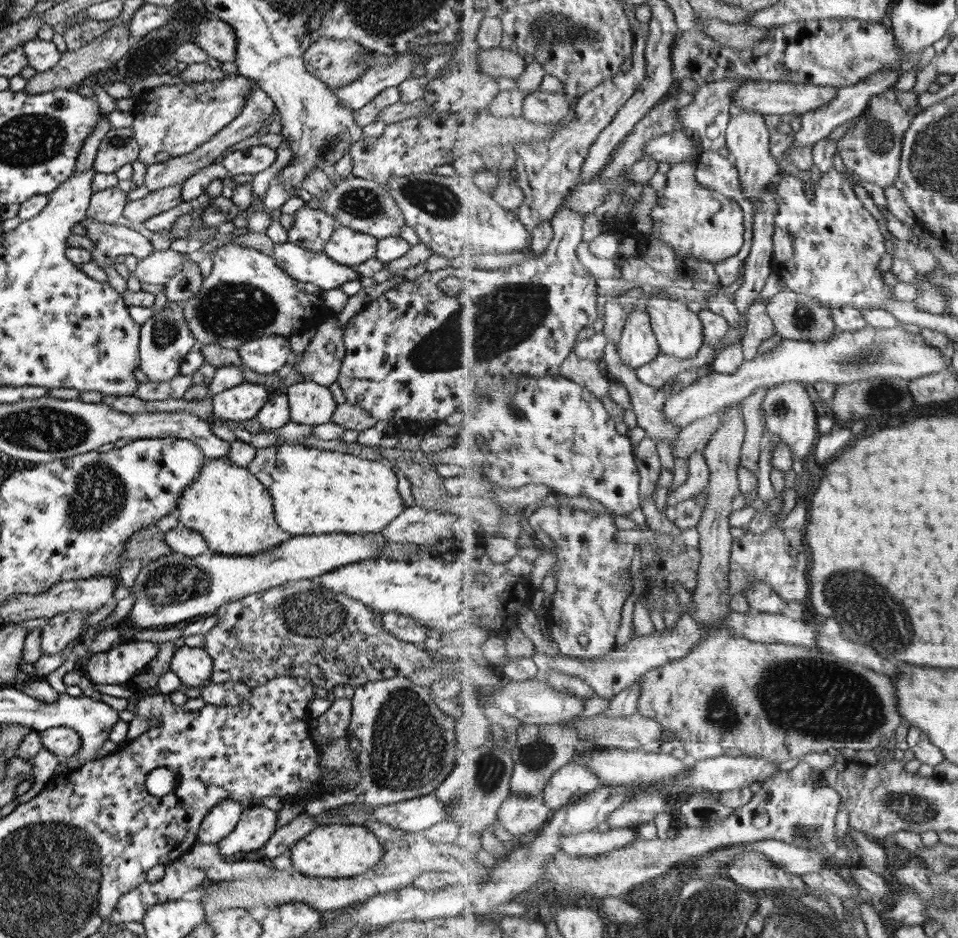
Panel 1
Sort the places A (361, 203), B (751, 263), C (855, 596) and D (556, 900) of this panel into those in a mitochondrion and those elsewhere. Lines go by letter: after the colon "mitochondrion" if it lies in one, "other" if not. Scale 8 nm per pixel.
A: mitochondrion
B: other
C: mitochondrion
D: other

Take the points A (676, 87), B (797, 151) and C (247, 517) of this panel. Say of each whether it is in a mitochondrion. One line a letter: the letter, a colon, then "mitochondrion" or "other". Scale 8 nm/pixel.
A: other
B: other
C: mitochondrion

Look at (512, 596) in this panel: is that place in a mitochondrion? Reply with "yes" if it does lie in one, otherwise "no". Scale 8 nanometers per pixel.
no

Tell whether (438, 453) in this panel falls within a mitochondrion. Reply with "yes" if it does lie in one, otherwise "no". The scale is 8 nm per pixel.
no

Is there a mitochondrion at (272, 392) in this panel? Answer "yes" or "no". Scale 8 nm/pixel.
no

